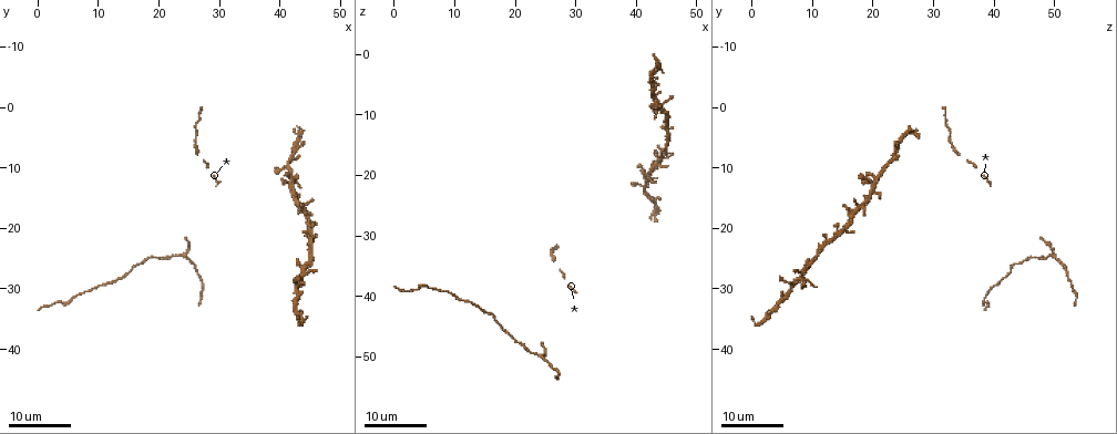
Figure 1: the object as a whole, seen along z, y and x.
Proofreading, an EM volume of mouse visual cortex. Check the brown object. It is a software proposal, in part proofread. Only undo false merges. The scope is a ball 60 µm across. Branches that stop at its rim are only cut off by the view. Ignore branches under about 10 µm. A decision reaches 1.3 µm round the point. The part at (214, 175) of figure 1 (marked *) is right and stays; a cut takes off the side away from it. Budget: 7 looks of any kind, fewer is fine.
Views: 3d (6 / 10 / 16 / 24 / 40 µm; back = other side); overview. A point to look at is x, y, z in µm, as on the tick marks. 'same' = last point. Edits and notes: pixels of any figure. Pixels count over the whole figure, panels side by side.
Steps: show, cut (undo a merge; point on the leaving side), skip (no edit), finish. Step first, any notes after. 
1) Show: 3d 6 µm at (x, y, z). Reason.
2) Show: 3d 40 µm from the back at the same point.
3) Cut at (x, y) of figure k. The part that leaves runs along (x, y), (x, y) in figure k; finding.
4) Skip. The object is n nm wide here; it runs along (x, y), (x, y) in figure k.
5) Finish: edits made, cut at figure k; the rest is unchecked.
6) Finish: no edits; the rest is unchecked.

Show: 3d 16 µm at (24.5, 22.0, 48.0). Sudden change in width.

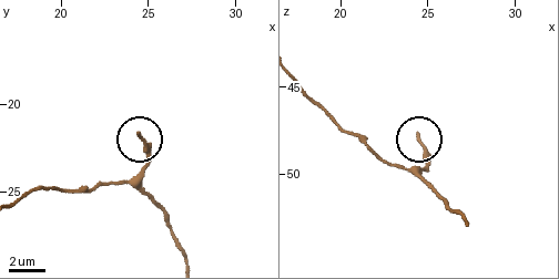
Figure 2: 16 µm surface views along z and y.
Show: 3d 10 µm at (24.4, 21.7, 48.0).

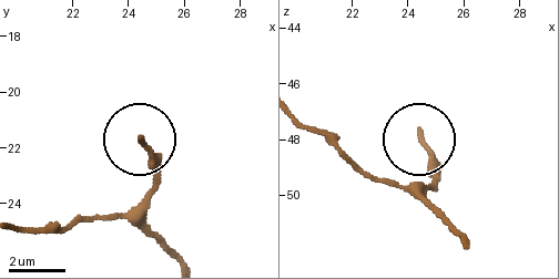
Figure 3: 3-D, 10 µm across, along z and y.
Skip. All the same neuron.

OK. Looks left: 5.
Show: 3d 24 µm at (42.5, 14.5, 19.5). Thin neck.

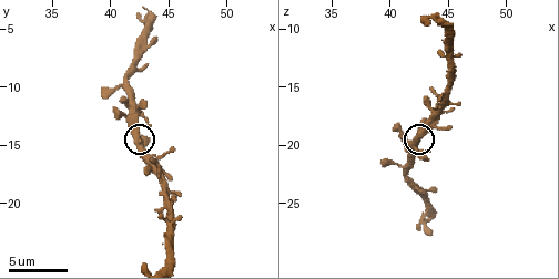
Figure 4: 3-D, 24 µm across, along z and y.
Show: 3d 10 µm at (42.4, 15.2, 19.4).

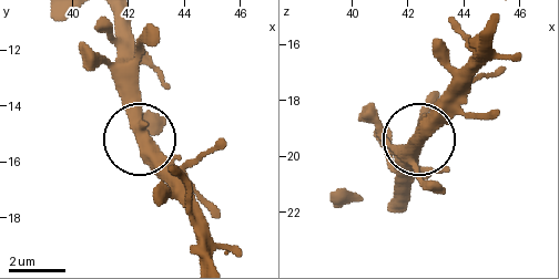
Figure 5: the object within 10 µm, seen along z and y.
Show: 3d 10 µm from the back at (42.5, 15.0, 19.5).

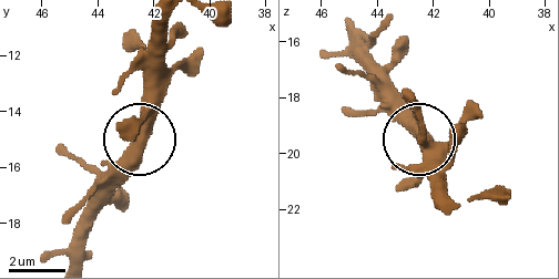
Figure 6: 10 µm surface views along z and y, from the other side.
Skip. One neuron here.

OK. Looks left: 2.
Show: 3d 24 µm at (42.5, 30.5, 6.5). A narrow waist.

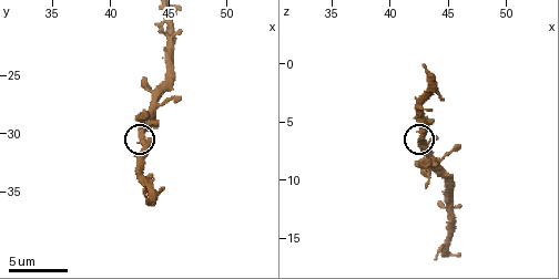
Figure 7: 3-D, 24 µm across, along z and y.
Show: 3d 10 µm at (42.8, 30.4, 6.6). Closer look.

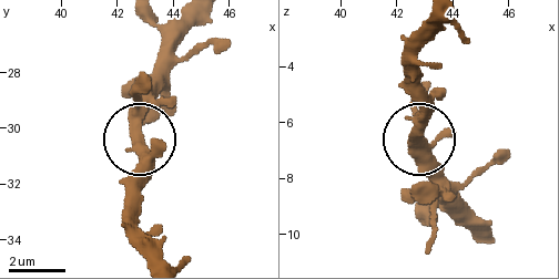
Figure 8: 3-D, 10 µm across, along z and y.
Skip. All the same neuron.

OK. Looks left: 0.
Finish: no edits; the rest is unchecked.

